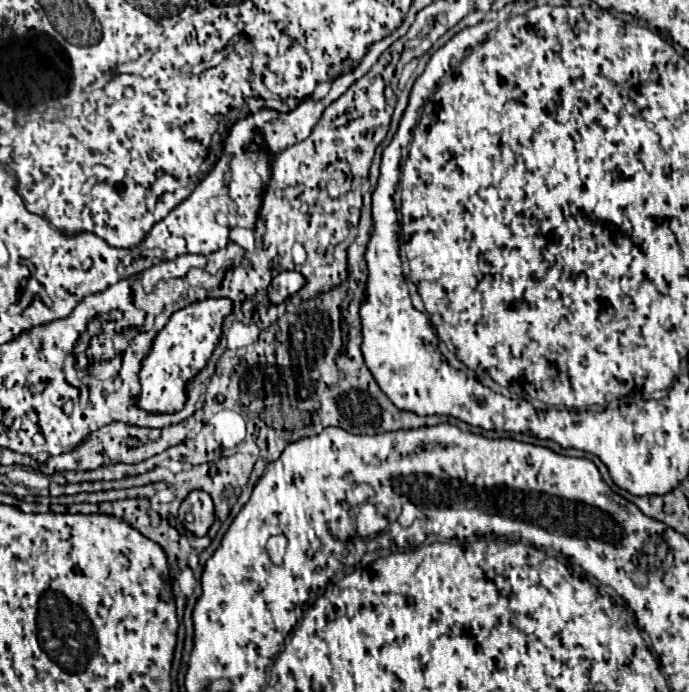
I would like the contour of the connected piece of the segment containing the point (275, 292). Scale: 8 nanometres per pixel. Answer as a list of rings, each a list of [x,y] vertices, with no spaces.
[[[282,271],[272,279],[272,283],[268,287],[268,299],[272,305],[280,305],[282,301],[286,301],[294,293],[298,293],[304,285],[306,285],[306,279],[302,273]]]

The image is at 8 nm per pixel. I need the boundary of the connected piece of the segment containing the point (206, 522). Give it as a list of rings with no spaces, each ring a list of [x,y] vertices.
[[[192,491],[184,499],[182,507],[184,507],[182,511],[186,513],[184,527],[196,537],[204,537],[210,525],[214,523],[214,509],[212,509],[212,499],[208,497],[208,493]]]

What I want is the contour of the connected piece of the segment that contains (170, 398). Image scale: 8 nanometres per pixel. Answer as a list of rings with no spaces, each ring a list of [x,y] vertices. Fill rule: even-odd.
[[[206,297],[194,301],[168,319],[164,329],[154,337],[150,353],[142,359],[138,371],[142,393],[138,397],[138,409],[146,413],[176,413],[186,403],[186,385],[206,367],[212,351],[222,335],[222,321],[232,313],[234,305],[228,297]]]

